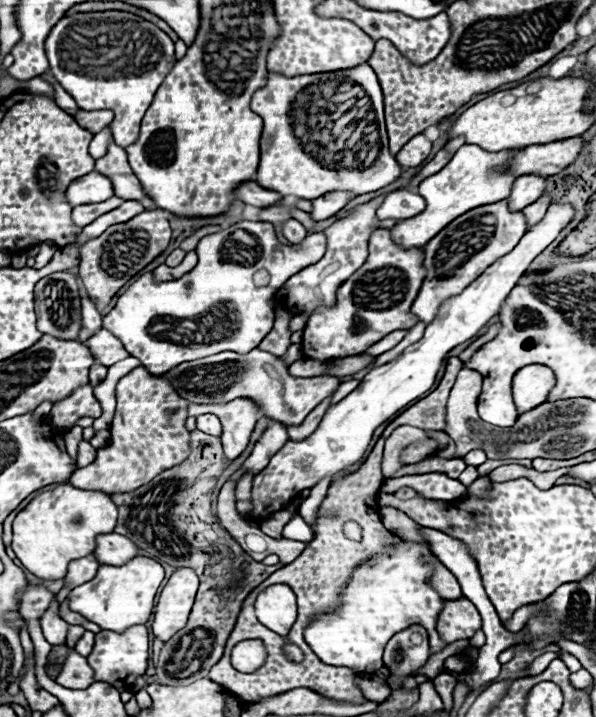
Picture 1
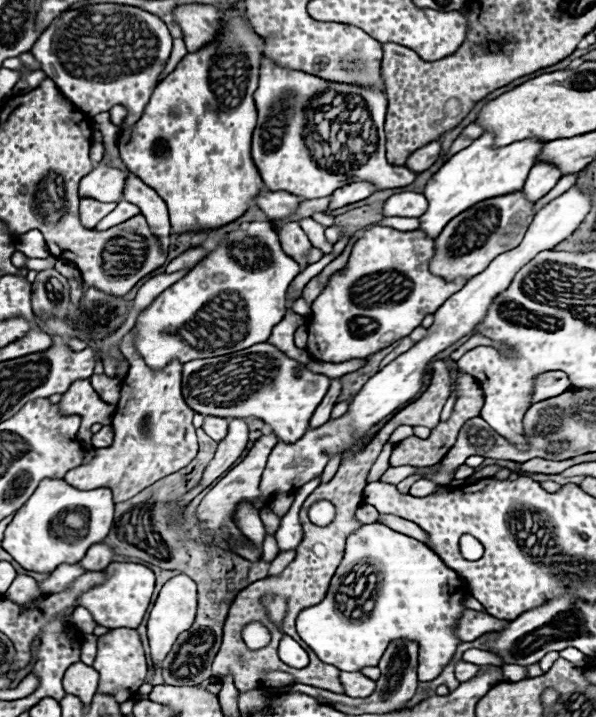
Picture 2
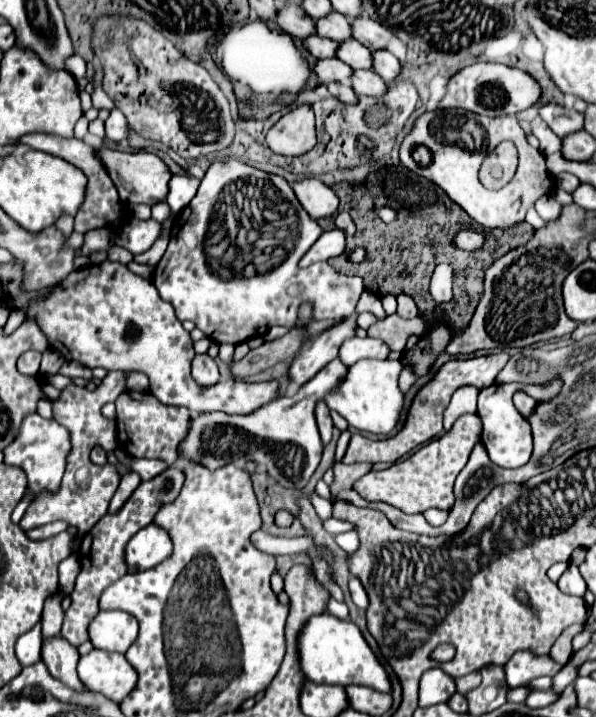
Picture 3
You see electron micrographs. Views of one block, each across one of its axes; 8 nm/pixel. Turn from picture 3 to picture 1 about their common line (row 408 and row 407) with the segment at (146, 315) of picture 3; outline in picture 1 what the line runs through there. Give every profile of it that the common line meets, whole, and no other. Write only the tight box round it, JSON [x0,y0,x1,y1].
[188,400,258,462]

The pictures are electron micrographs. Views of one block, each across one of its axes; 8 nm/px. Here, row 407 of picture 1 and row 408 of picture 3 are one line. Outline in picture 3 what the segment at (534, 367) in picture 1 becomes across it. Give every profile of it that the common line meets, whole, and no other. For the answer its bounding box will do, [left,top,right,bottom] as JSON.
[514,392,538,418]

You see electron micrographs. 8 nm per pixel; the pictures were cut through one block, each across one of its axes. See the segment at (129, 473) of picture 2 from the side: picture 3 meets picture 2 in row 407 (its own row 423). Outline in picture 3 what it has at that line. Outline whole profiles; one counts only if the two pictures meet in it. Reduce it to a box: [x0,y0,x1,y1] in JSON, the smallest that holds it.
[116,392,190,466]

